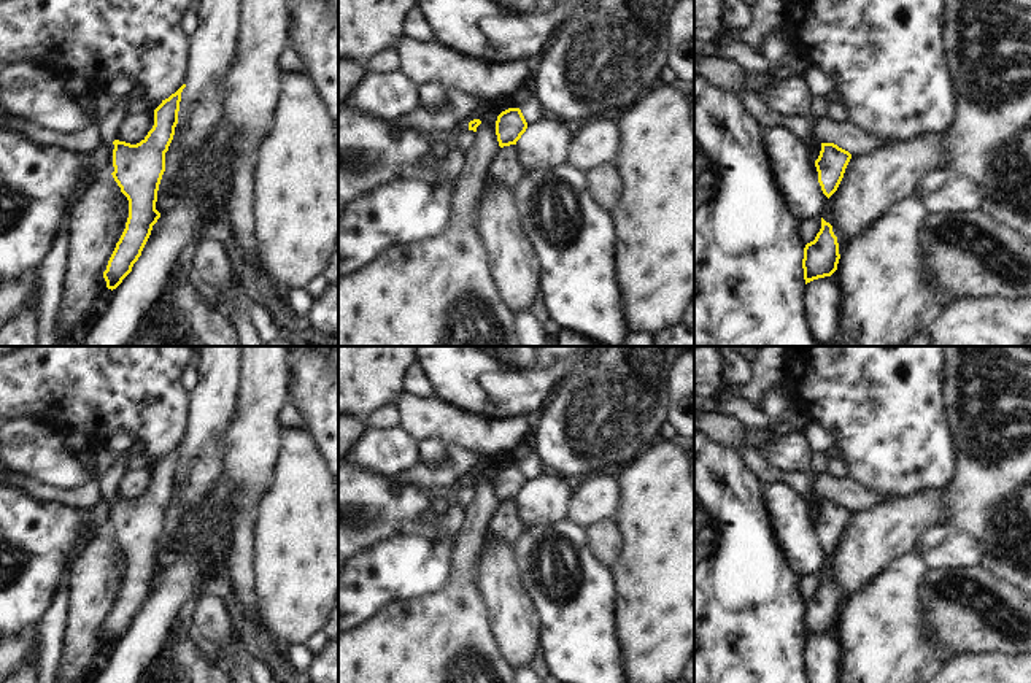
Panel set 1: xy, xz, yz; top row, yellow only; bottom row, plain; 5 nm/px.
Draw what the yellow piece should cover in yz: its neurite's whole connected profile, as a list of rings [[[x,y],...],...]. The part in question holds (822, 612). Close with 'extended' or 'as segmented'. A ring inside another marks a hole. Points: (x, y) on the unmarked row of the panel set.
[[[821,573],[820,588],[804,604],[802,624],[805,640],[818,634],[831,632],[837,626],[839,615],[837,592],[832,588],[832,581]]] | as segmented

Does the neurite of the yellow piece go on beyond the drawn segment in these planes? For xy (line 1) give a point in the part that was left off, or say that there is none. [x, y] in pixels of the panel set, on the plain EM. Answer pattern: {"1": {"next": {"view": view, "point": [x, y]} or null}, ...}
{"1": {"next": null}}

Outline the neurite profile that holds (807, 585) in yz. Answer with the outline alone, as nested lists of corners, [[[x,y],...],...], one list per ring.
[[[807,575],[799,578],[799,592],[802,600],[805,602],[807,599],[813,597],[820,585],[821,585],[821,577],[818,575]]]

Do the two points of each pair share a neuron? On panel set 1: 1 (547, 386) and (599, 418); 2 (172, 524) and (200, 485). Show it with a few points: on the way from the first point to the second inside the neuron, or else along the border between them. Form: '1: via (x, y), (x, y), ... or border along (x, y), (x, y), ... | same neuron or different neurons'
1: border along (582, 364), (563, 383), (544, 410) | different neurons
2: border along (178, 478), (183, 485), (181, 496), (188, 509) | different neurons

